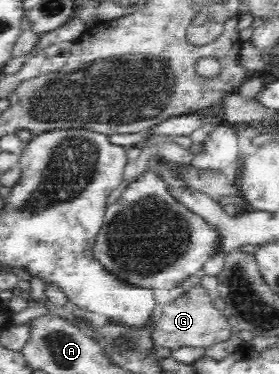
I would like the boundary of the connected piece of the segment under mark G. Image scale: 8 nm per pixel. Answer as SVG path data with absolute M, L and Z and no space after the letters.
M197 284L165 306L162 316L158 318L152 329L151 337L155 346L169 349L179 346L204 347L206 349L212 344L228 340L235 327L222 311L214 308L213 295Z

